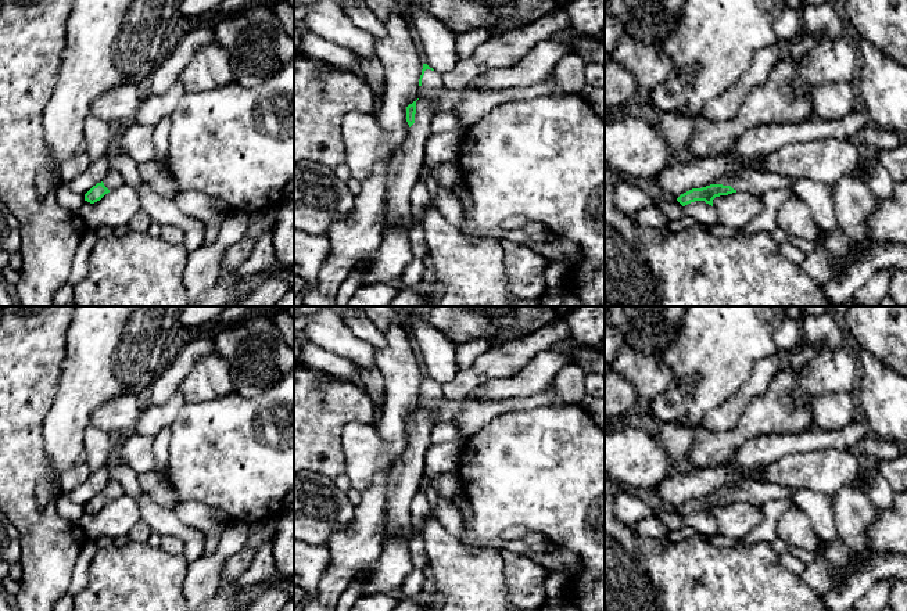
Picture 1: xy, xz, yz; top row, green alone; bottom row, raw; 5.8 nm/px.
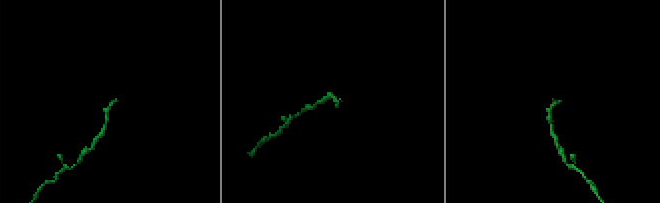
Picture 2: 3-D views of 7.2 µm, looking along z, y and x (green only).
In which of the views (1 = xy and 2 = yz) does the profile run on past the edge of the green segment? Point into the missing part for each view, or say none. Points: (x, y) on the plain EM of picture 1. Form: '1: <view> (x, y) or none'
1: xy (114, 489)
2: yz (756, 492)

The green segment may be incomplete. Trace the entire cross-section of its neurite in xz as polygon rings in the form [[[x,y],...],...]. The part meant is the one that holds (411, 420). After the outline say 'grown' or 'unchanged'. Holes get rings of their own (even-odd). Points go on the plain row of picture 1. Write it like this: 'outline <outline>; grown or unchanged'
outline [[[419,409],[406,417],[408,446],[399,460],[392,461],[388,474],[386,518],[402,533],[411,532],[409,507],[419,490],[426,464],[426,452],[431,446],[433,421],[427,410]]]; grown

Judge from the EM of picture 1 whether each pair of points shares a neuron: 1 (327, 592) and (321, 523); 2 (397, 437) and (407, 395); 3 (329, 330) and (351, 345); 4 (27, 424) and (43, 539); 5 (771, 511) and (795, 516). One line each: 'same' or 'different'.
1: different
2: same
3: same
4: same
5: different

